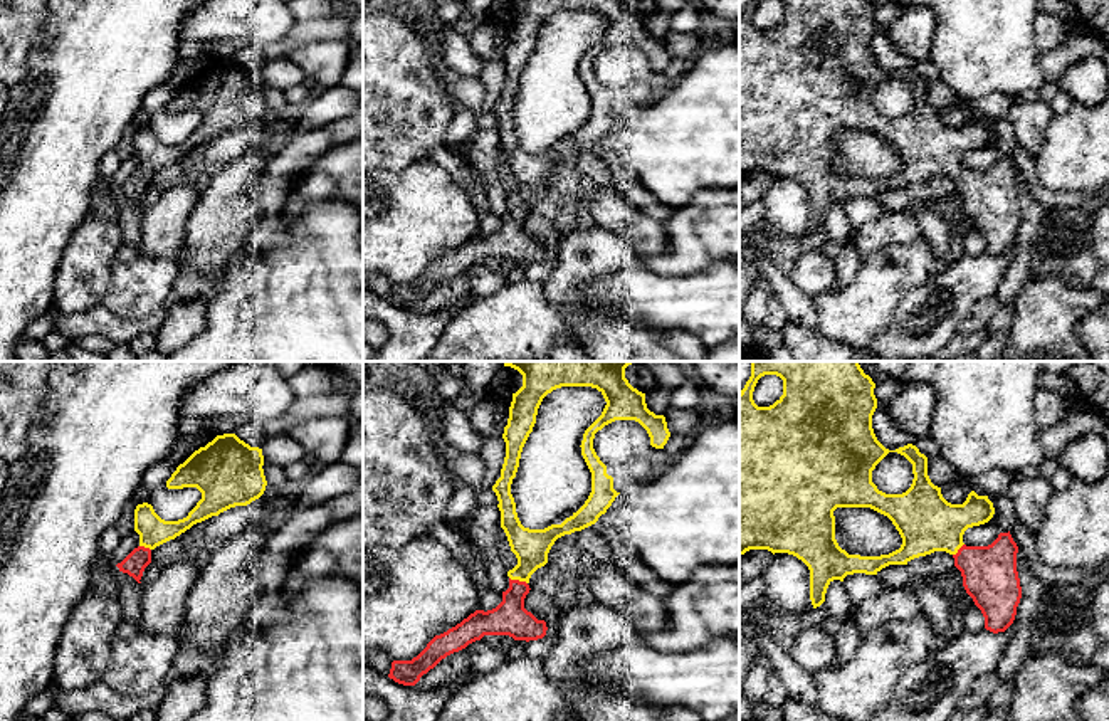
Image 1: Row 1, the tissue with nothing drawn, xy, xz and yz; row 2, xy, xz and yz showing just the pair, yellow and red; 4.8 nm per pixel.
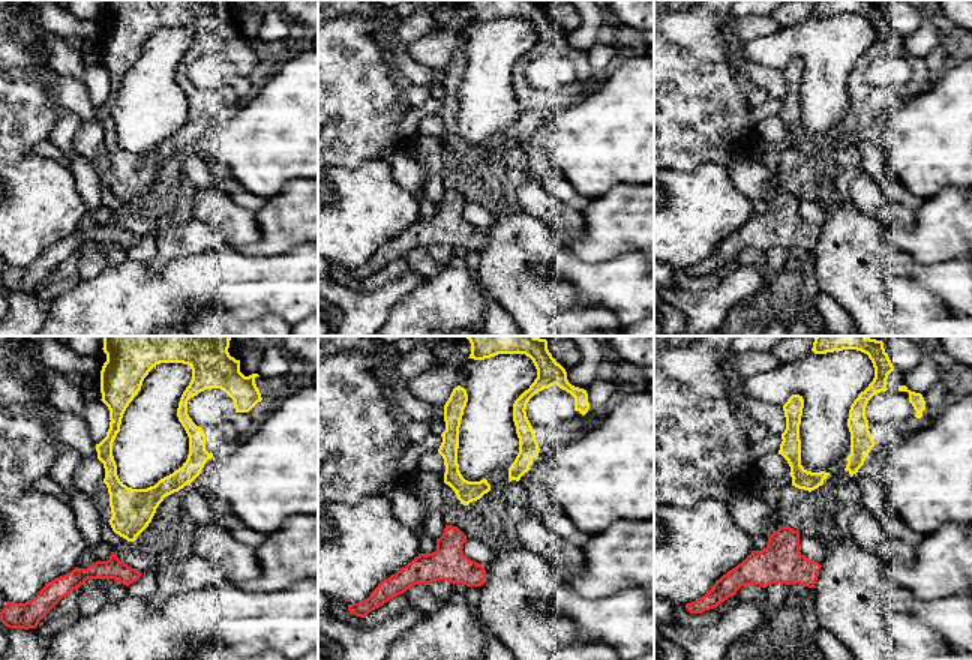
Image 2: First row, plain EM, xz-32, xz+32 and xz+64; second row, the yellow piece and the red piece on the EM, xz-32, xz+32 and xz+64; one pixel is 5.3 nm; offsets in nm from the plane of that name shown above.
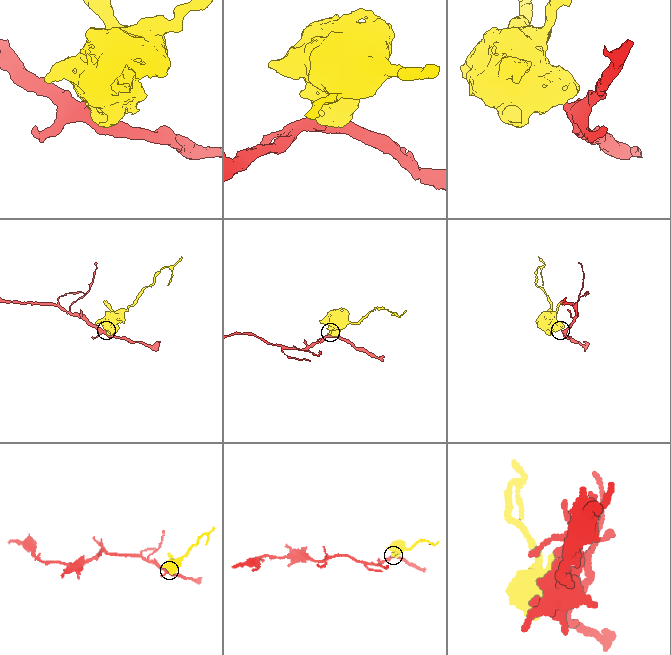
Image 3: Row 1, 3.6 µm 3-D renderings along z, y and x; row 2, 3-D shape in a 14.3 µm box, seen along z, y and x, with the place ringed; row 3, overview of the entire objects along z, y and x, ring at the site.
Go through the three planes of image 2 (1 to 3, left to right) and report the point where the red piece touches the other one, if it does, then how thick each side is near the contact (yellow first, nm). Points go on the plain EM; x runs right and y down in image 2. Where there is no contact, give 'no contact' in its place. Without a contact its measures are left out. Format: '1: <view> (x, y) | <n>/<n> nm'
1: no contact
2: no contact
3: no contact

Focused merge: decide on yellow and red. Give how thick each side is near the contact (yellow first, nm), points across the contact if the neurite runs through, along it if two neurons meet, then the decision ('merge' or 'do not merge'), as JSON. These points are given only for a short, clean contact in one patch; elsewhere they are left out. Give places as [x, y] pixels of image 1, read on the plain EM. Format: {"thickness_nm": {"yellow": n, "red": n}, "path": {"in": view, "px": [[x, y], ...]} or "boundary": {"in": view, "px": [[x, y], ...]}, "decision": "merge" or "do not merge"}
{"thickness_nm": {"yellow": 170, "red": 170}, "path": {"in": "xz", "px": [[531, 170], [530, 184], [518, 202], [509, 241]]}, "decision": "merge"}

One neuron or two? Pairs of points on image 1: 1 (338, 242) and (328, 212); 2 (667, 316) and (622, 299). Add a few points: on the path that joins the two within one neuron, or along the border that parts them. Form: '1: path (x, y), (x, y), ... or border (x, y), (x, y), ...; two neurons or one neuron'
1: path (331, 236), (328, 232), (328, 219); one neuron
2: path (656, 305), (651, 299), (634, 299); one neuron

